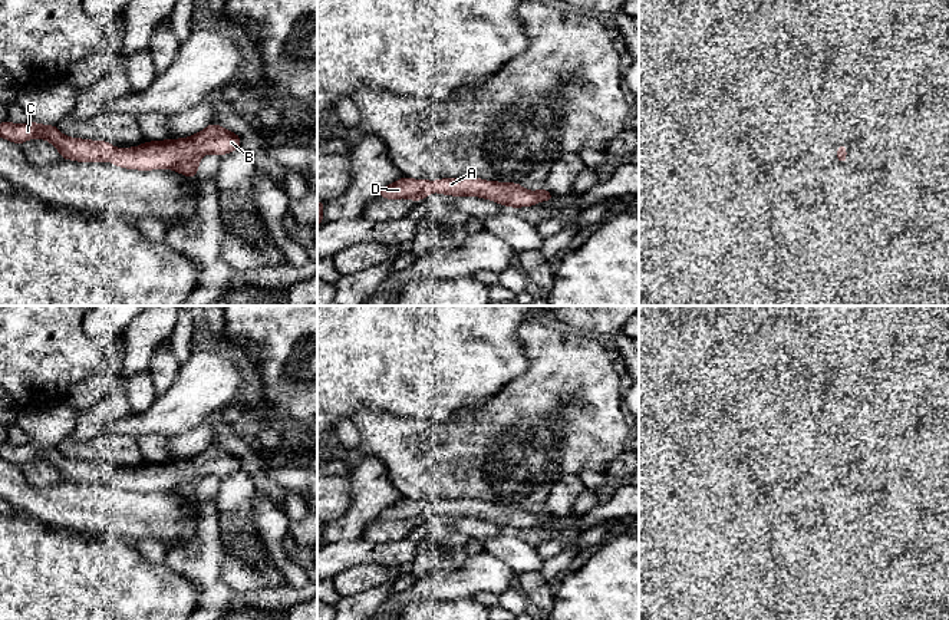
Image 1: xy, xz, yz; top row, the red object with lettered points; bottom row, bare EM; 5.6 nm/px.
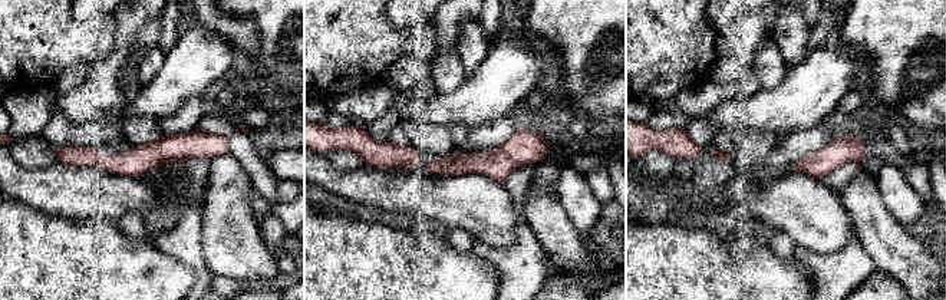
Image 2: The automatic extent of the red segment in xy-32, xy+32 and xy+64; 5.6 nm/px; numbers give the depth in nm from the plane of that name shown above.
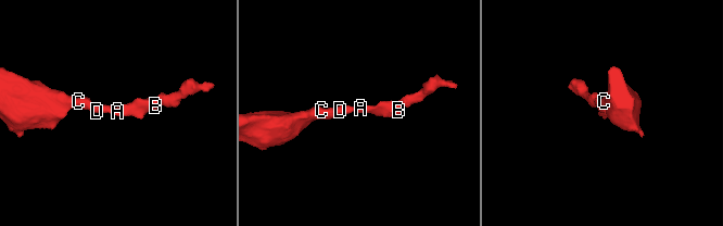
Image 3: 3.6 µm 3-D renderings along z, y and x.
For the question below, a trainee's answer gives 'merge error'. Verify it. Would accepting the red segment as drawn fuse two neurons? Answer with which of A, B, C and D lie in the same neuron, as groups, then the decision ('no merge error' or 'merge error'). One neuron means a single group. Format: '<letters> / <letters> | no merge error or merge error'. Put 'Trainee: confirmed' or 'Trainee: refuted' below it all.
A B C D | no merge error
Trainee: refuted

